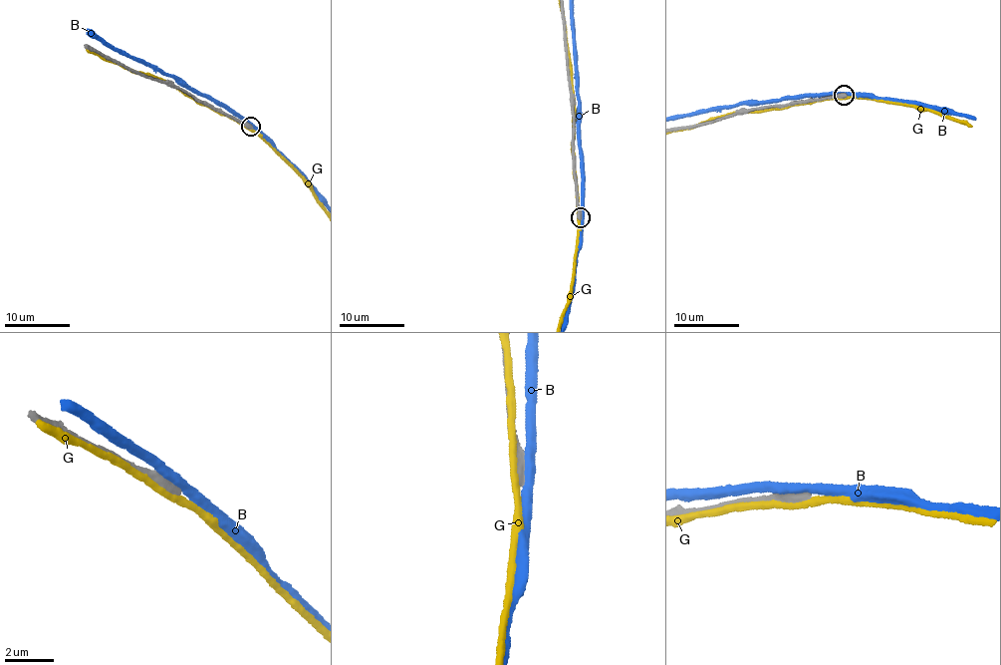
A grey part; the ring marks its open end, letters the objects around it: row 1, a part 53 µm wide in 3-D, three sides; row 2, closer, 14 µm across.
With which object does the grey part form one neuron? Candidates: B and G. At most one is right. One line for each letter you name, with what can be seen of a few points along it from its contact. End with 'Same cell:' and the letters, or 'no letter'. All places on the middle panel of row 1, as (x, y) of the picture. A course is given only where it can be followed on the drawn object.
Same cell: no letter

